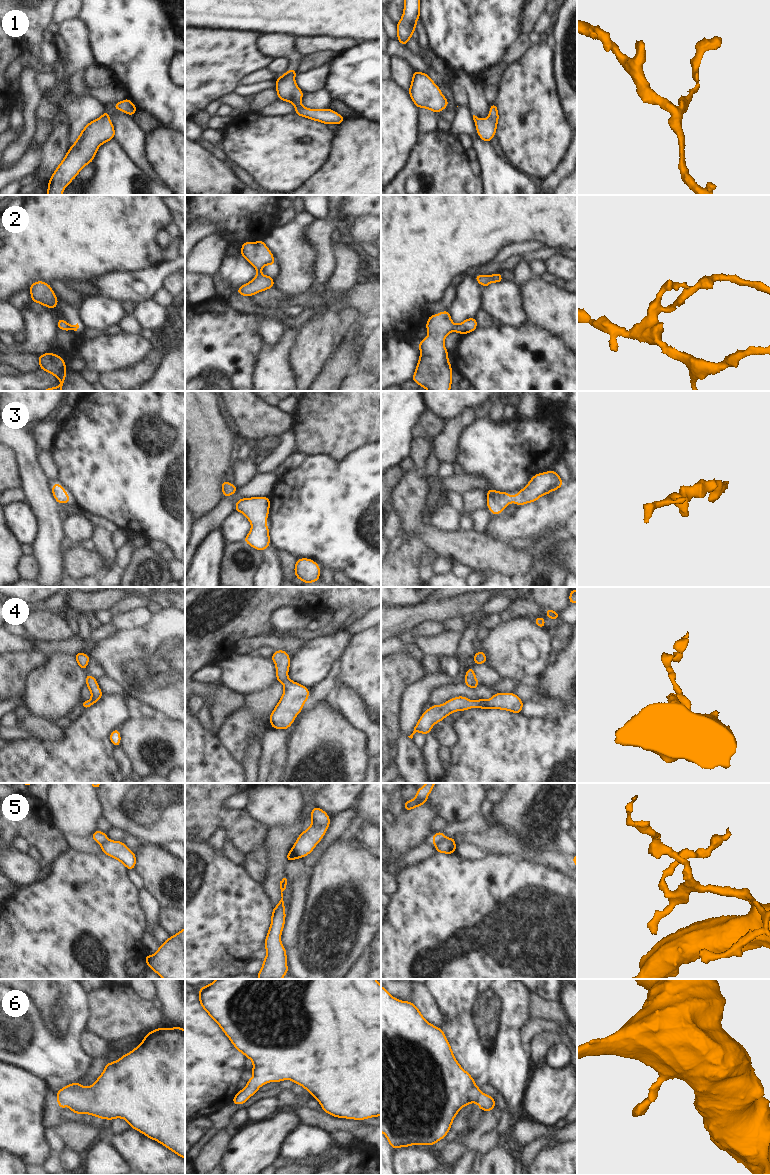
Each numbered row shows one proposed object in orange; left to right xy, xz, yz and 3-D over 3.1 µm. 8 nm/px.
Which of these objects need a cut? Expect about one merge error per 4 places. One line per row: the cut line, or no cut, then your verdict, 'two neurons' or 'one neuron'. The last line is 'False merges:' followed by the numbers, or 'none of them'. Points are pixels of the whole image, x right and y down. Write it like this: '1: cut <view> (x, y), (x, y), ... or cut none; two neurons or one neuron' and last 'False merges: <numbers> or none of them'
1: cut none; one neuron
2: cut none; one neuron
3: cut none; one neuron
4: cut none; one neuron
5: cut yz (454, 841), (442, 840), (434, 844); two neurons
6: cut none; one neuron
False merges: 5

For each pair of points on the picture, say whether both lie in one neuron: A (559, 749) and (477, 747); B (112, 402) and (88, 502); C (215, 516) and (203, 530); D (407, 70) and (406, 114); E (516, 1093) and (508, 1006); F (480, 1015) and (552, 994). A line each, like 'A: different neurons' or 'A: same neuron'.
A: same neuron
B: same neuron
C: same neuron
D: different neurons
E: same neuron
F: different neurons

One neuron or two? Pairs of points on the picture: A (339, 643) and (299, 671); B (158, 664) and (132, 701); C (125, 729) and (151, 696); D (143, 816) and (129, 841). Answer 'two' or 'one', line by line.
A: one
B: two
C: two
D: two

